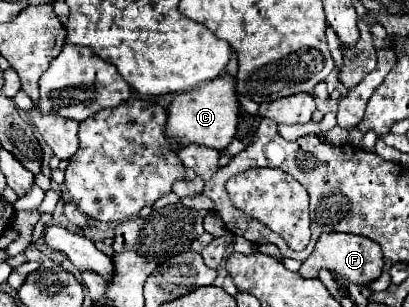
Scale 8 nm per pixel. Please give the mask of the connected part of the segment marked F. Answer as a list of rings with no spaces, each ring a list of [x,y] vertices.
[[[323,234],[319,236],[313,254],[301,264],[299,274],[305,278],[317,278],[319,270],[329,270],[335,272],[337,284],[339,286],[349,286],[349,284],[371,284],[377,280],[383,272],[383,254],[379,244],[365,236],[355,236],[355,234]]]

